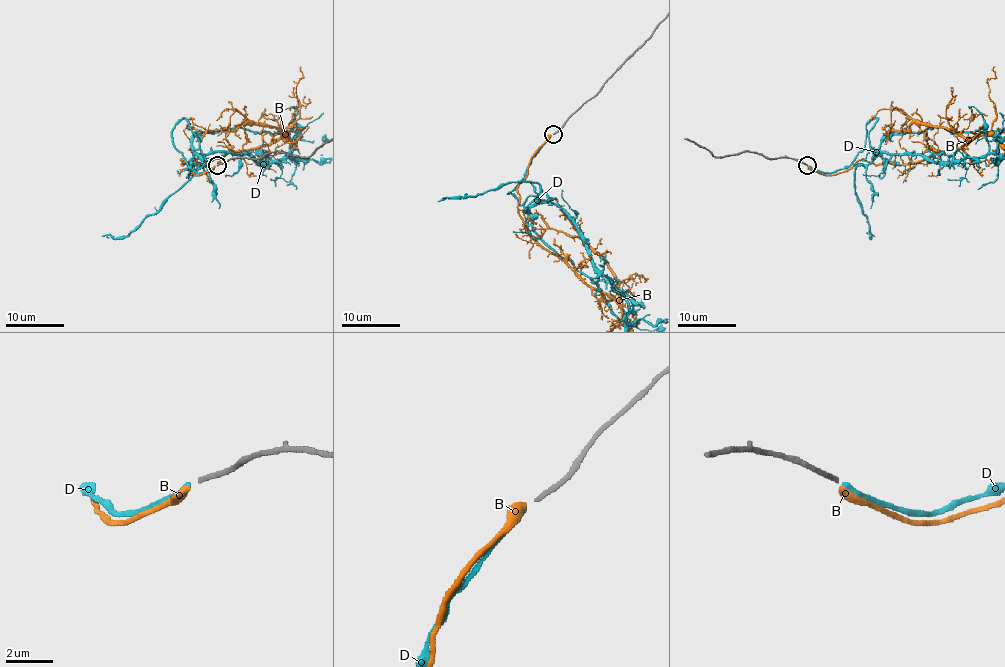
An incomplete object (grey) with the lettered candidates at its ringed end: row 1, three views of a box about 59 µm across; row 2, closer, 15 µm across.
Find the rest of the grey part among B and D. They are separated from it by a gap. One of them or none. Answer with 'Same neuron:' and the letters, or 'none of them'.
Same neuron: D

